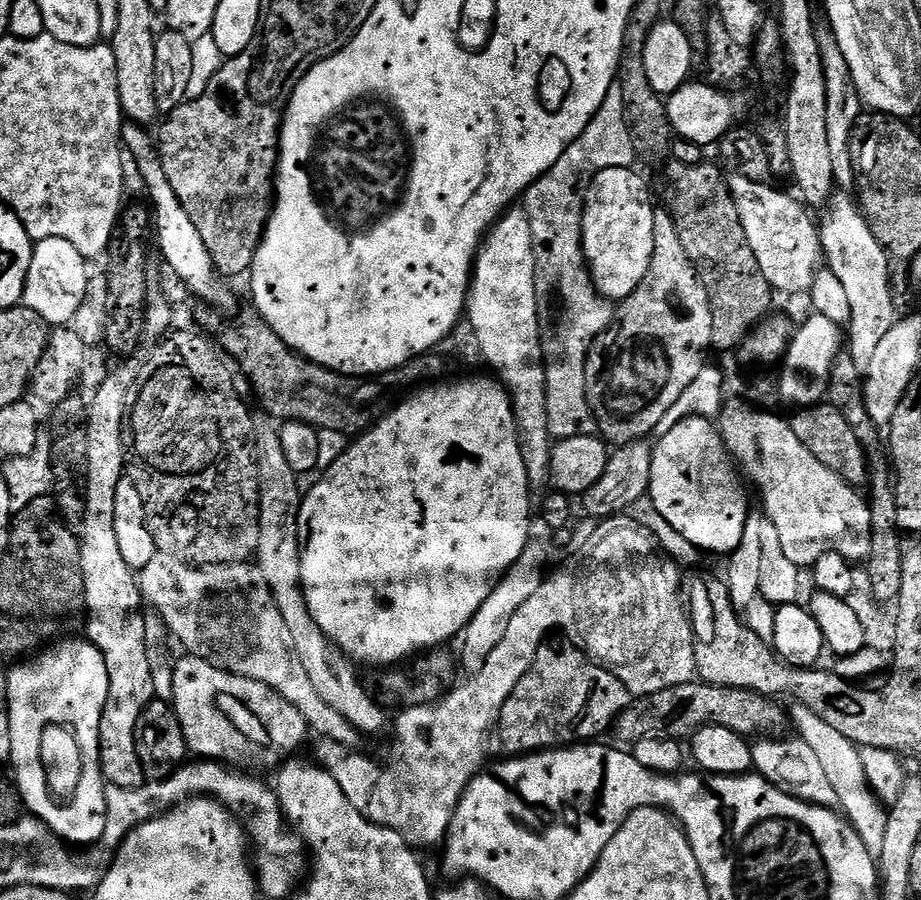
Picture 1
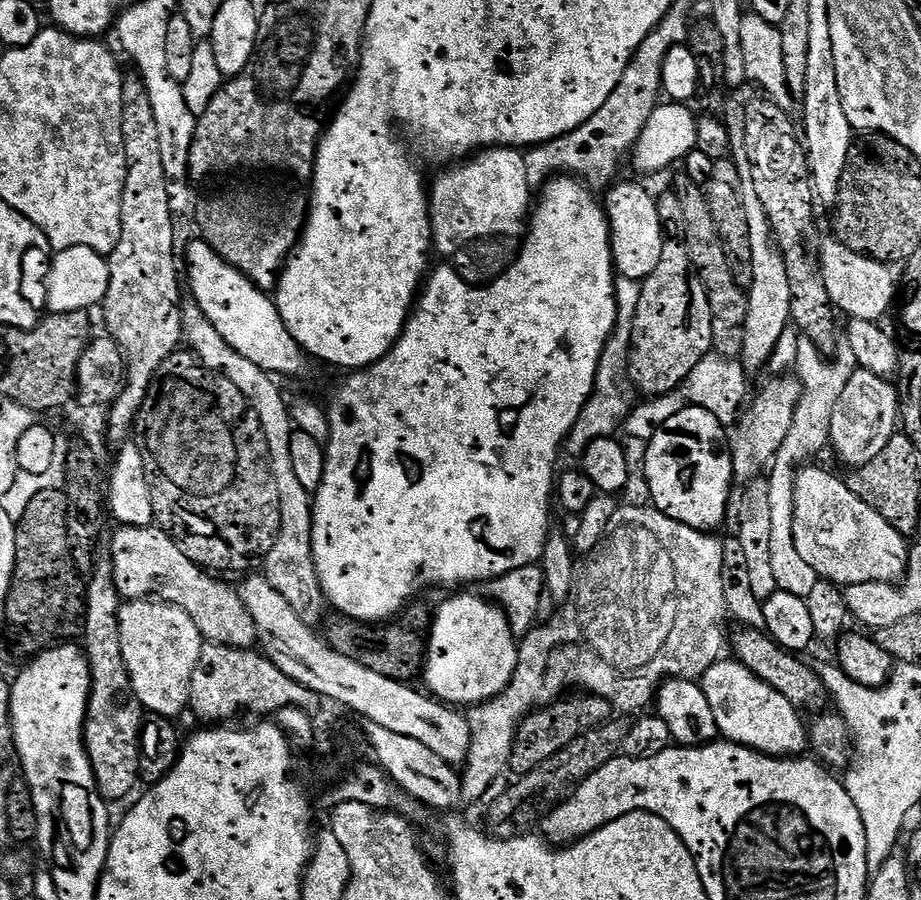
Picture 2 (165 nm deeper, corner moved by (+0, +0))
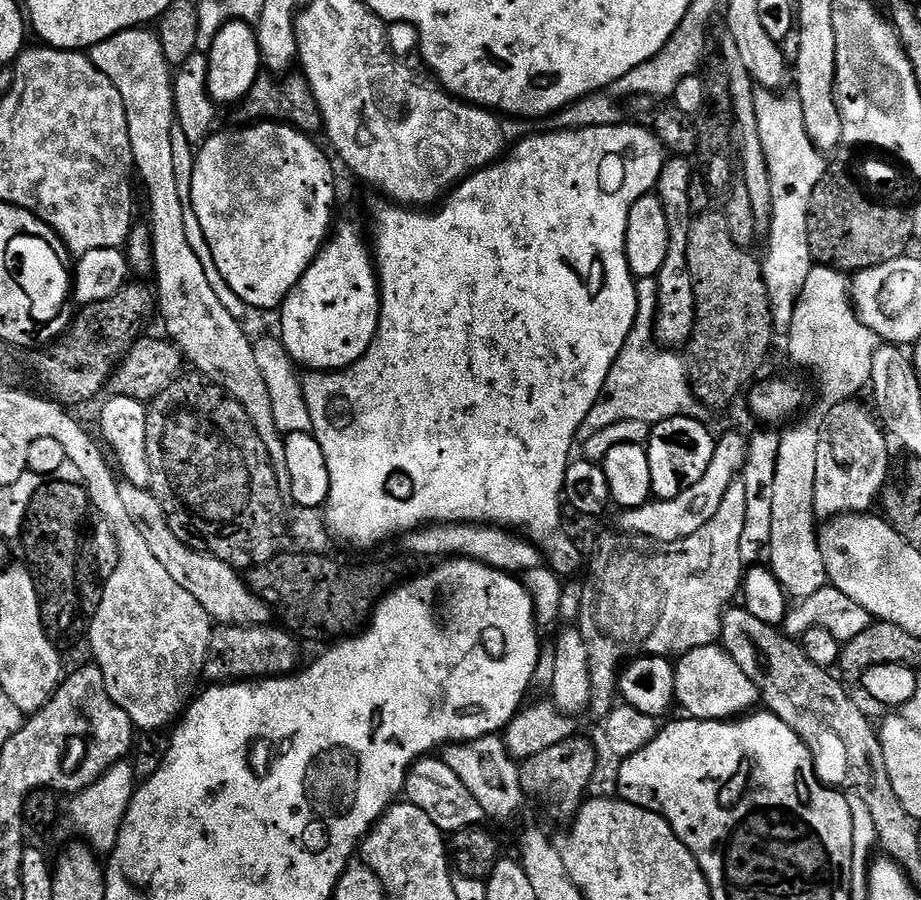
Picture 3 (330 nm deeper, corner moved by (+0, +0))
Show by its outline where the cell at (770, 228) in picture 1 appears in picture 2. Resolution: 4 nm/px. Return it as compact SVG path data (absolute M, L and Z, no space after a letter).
M828 238L820 248L818 269L833 305L843 315L845 312L845 317L854 320L883 321L883 316L887 314L888 307L896 296L896 280L892 277L893 269L887 263L859 256L835 238Z

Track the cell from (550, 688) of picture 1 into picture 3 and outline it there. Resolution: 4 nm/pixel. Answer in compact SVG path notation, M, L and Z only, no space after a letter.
M574 734L550 750L532 756L520 764L520 785L529 797L544 803L544 808L556 820L571 822L576 812L584 805L588 783L596 772L596 748L581 734Z

